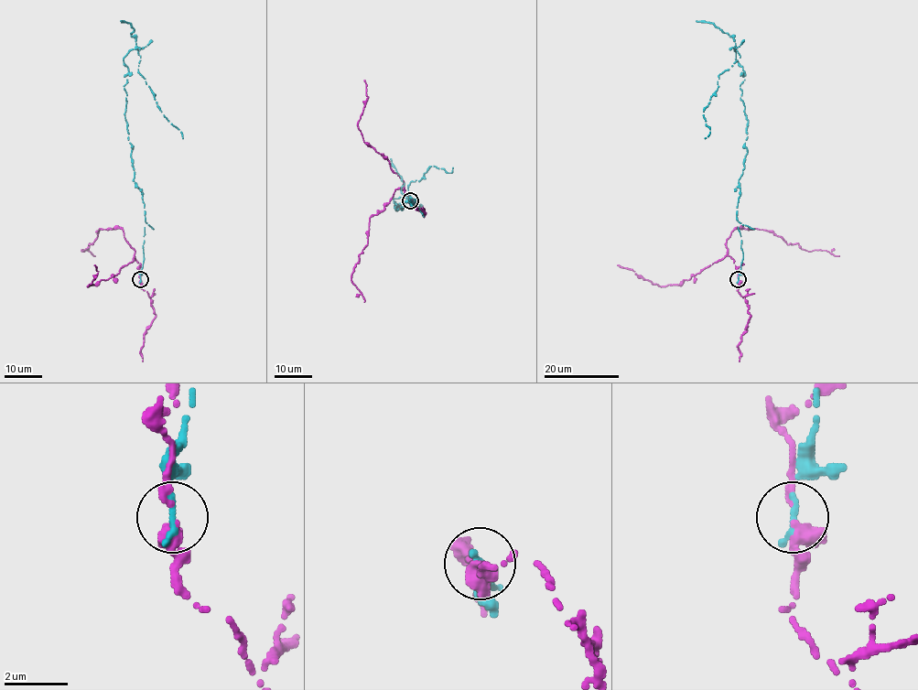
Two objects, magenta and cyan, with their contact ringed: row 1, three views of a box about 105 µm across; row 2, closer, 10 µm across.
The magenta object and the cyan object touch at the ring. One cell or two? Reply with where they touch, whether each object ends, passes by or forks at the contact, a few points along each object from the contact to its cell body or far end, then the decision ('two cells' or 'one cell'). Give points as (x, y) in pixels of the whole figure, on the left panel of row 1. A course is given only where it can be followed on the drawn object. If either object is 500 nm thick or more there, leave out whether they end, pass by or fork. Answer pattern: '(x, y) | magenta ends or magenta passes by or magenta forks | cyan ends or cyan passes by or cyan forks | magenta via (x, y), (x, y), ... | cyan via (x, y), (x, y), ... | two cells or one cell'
(140, 279) | magenta passes by | cyan ends | magenta via (140, 280), (134, 250), (121, 229), (100, 229), (91, 244), (80, 250), (87, 250), (93, 255) | cyan via (140, 280), (146, 222), (124, 113), (124, 59), (130, 50), (136, 49), (139, 73), (182, 138) | two cells

